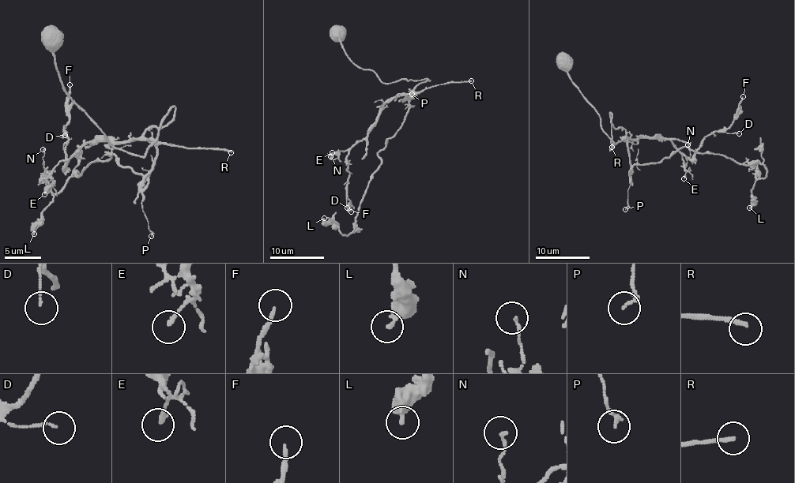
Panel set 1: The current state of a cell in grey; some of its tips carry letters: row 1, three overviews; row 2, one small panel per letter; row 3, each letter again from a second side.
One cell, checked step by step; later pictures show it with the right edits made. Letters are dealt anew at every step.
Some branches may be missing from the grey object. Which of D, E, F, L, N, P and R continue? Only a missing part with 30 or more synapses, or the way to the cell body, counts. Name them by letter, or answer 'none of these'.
none of these

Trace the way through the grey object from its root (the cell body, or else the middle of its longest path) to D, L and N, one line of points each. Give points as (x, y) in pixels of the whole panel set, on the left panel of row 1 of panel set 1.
D: (54, 37), (65, 93), (115, 147), (142, 156), (162, 128), (122, 142), (86, 142), (65, 167), (65, 135)
L: (54, 37), (65, 93), (115, 147), (142, 156), (162, 128), (144, 135), (148, 176), (106, 152), (34, 234)
N: (54, 37), (65, 93), (115, 147), (142, 156), (162, 128), (122, 142), (86, 142), (47, 177), (43, 149)

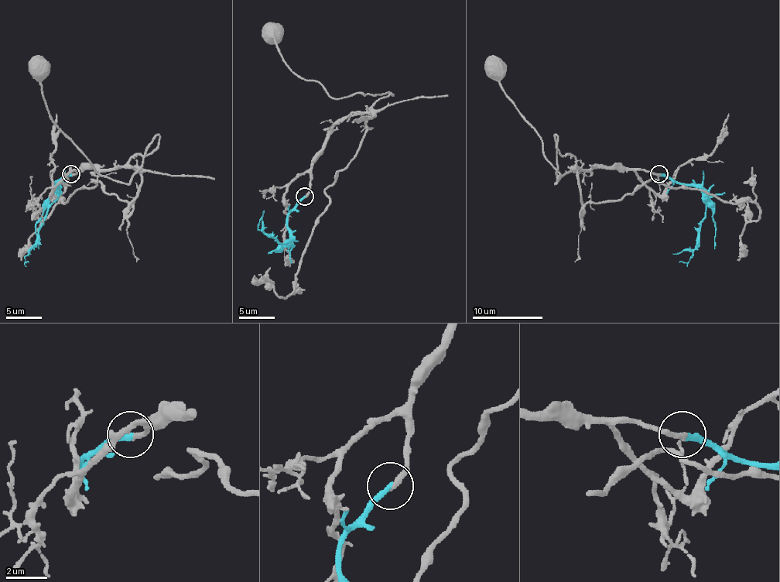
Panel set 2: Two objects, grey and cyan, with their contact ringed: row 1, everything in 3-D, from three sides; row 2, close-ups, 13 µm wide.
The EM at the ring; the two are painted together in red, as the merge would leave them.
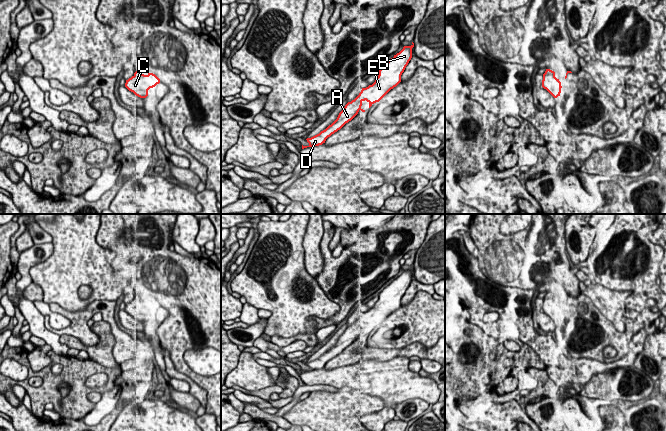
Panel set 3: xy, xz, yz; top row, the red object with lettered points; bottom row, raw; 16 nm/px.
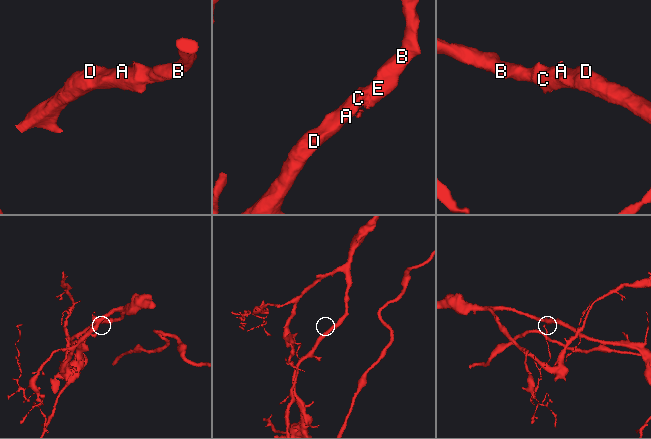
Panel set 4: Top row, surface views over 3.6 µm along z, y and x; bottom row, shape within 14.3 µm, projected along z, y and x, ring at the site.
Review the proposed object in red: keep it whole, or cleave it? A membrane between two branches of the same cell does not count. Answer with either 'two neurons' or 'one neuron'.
one neuron

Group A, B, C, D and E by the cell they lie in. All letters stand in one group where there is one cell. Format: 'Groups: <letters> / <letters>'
Groups: A B C D E

